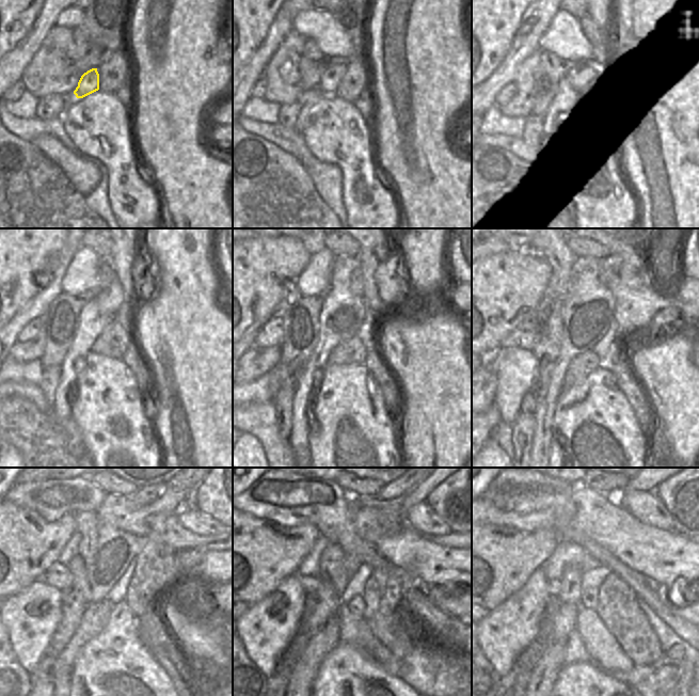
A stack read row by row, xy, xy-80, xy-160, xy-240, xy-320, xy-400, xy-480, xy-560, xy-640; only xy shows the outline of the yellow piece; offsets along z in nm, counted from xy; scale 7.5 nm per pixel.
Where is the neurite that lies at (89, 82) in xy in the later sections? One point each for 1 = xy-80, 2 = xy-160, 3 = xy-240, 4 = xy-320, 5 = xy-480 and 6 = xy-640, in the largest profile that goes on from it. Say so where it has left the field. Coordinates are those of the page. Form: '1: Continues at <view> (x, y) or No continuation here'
1: Continues at xy-80 (332, 76)
2: Continues at xy-160 (581, 70)
3: Continues at xy-240 (111, 297)
4: Continues at xy-320 (356, 286)
5: Continues at xy-480 (147, 493)
6: Continues at xy-640 (648, 489).

